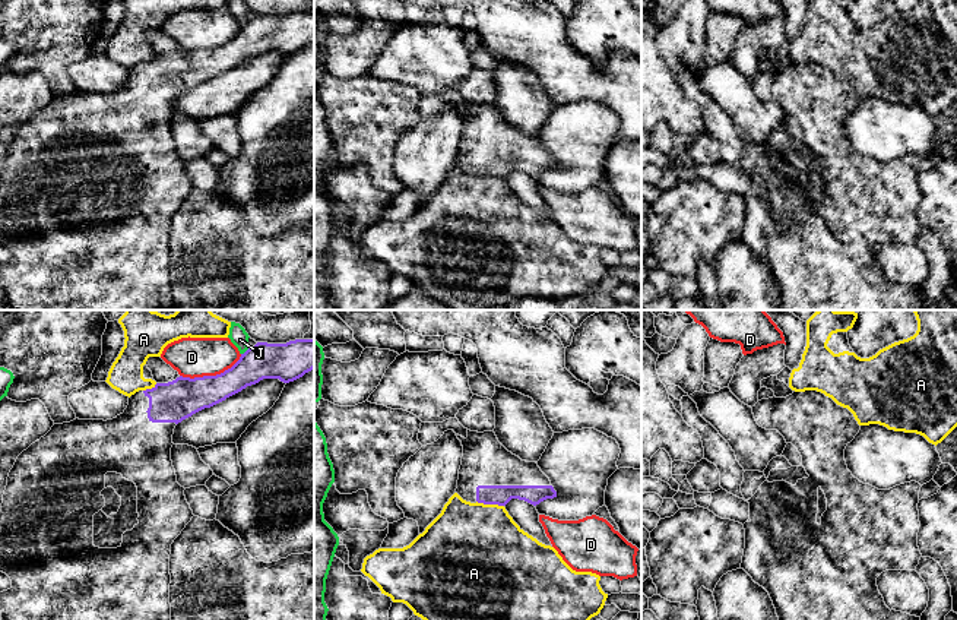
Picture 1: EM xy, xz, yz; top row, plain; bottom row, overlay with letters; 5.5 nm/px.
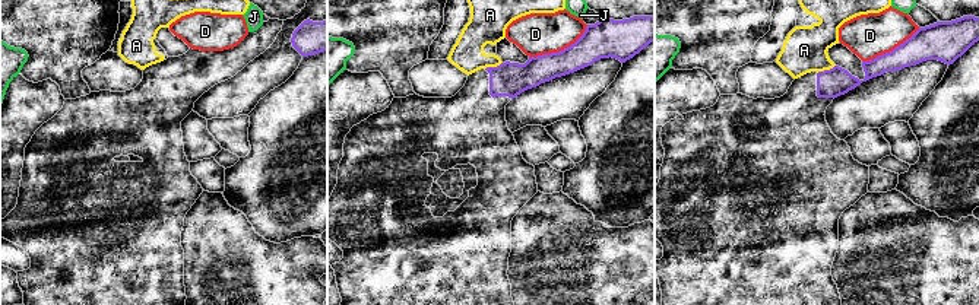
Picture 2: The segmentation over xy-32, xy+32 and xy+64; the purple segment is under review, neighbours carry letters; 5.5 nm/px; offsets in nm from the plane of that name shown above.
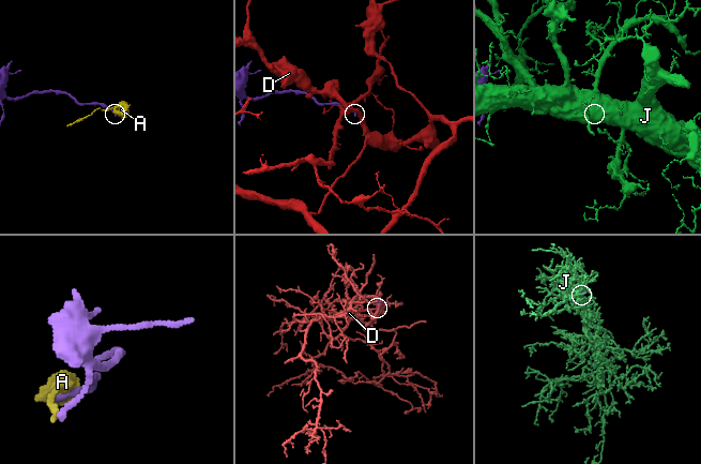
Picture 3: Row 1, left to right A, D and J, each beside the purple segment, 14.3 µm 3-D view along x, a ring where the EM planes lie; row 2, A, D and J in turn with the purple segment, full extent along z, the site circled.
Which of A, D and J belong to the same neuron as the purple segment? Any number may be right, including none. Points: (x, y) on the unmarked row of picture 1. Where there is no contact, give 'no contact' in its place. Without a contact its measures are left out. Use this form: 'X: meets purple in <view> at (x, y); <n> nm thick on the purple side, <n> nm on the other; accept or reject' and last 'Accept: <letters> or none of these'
A: meets purple in xz at (490, 176); 110 nm thick on the purple side, 480 nm on the other; reject
D: meets purple in xy at (211, 48); 220 nm thick on the purple side, 220 nm on the other; reject
J: meets purple in xy at (246, 24); 220 nm thick on the purple side, 100 nm on the other; reject
Accept: none of these

